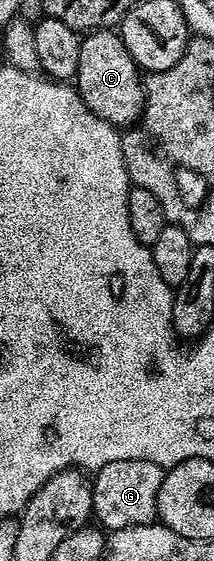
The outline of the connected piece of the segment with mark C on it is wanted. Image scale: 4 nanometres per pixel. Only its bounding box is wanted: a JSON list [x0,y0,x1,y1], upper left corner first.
[76,29,146,128]

